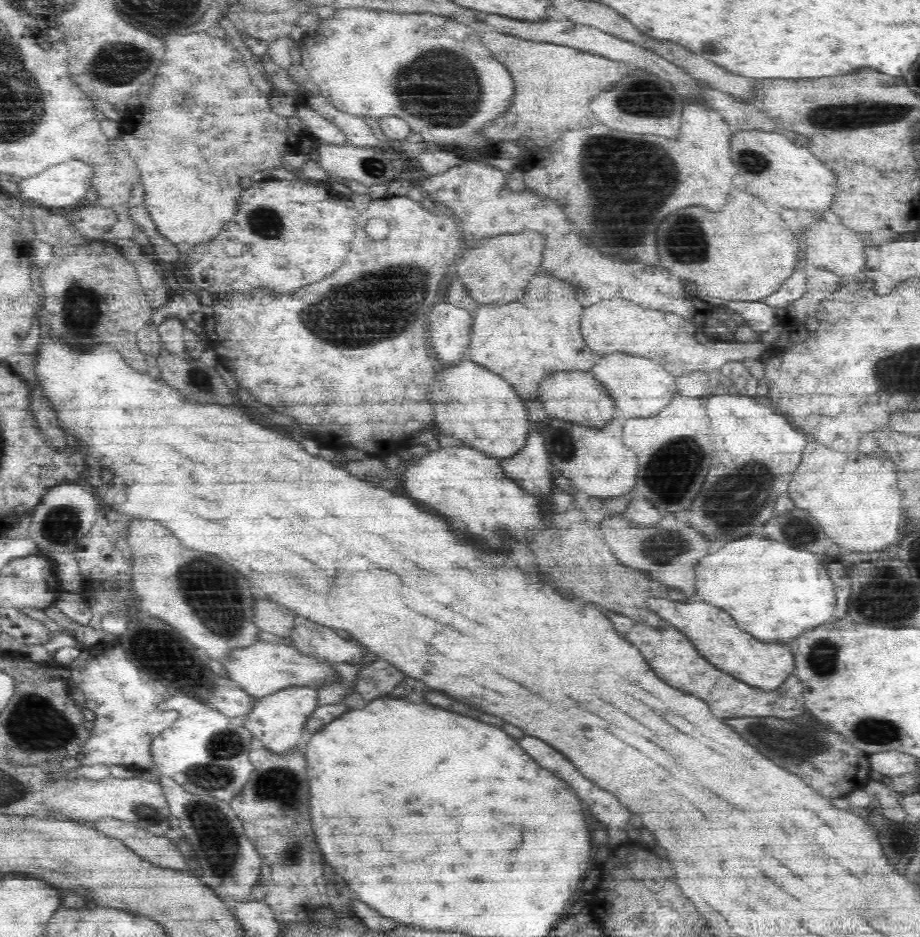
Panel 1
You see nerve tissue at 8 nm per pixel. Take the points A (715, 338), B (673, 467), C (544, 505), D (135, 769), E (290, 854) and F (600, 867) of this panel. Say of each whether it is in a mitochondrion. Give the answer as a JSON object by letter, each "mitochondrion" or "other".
{"A":"other","B":"mitochondrion","C":"other","D":"other","E":"mitochondrion","F":"other"}

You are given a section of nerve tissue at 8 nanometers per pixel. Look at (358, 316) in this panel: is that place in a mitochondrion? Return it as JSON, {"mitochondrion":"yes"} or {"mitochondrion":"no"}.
{"mitochondrion":"yes"}

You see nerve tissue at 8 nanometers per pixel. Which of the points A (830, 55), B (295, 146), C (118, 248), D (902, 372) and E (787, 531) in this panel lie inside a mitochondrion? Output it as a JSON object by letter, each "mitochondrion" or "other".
{"A":"other","B":"other","C":"other","D":"mitochondrion","E":"mitochondrion"}

